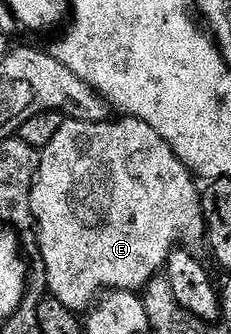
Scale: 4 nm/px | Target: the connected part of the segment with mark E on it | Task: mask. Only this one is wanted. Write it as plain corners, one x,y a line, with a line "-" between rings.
131,117
116,118
106,123
87,123
73,119
65,121
62,129
58,129
54,141
50,141
50,145
46,145
40,152
40,168
35,181
32,182
34,232
36,231
36,239
40,242
40,259
44,262
41,264
48,278
48,291
51,298
62,301
66,309
77,313
87,312
96,300
107,292
139,292
165,270
172,251
177,250
181,245
192,245
188,243
196,243
199,239
201,241
206,235
204,209
201,203
202,191
199,186
196,188
197,180
188,170
188,166
176,156
174,149
170,149
170,145
166,145
166,141
162,141
162,137
158,137
158,133
154,133
154,129
150,129
150,125
146,125
146,121

